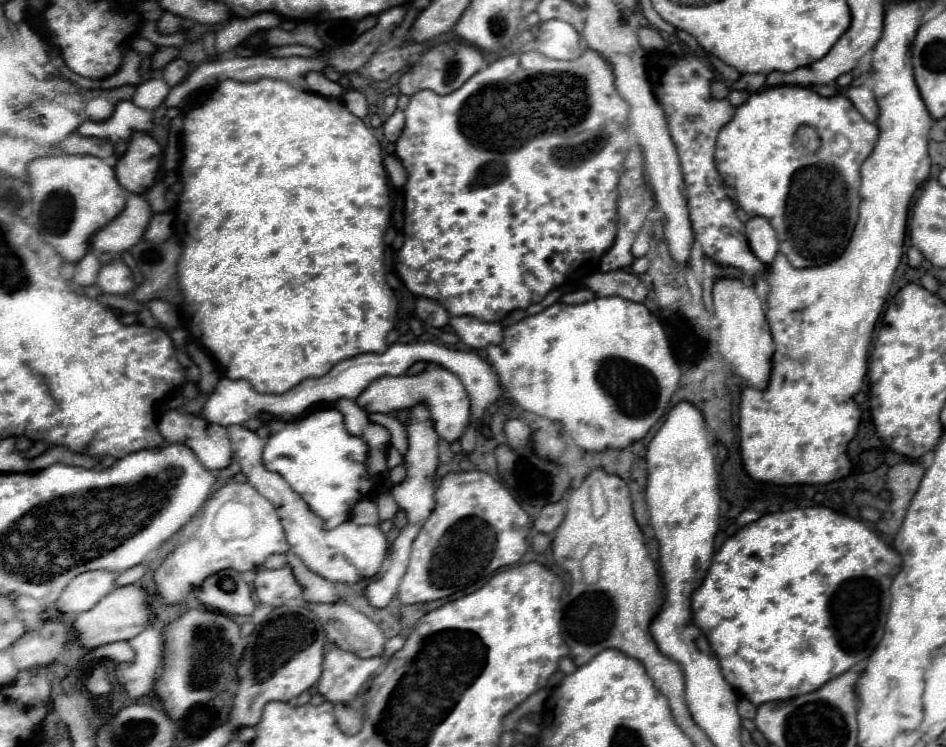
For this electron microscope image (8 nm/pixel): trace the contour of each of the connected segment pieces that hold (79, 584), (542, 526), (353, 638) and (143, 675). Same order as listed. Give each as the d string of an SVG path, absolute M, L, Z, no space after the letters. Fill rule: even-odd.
M86 571L76 575L56 601L60 613L76 615L92 609L104 595L116 587L118 573L112 571Z
M552 503L552 507L544 507L540 517L534 521L536 533L552 533L564 519L564 505Z
M348 601L334 603L332 607L308 607L322 621L328 639L340 649L352 651L358 657L384 657L386 635L384 631L368 619L364 613L356 611Z
M148 627L136 639L130 639L130 645L136 651L136 659L134 663L118 665L116 675L130 697L142 697L150 693L154 685L154 673L162 651L162 637L156 629Z

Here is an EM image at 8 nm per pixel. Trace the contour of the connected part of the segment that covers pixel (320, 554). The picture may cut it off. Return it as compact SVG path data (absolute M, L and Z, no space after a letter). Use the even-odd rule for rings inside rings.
M232 425L228 429L228 435L232 441L234 455L242 467L242 473L248 477L248 483L254 485L254 489L276 507L290 551L296 557L300 557L310 571L324 575L324 579L328 581L346 583L346 585L358 583L362 579L370 579L382 571L390 545L386 541L386 535L376 525L356 525L354 521L344 521L338 529L324 531L320 517L308 511L308 505L288 487L288 483L280 475L264 469L262 449L266 441L242 425Z

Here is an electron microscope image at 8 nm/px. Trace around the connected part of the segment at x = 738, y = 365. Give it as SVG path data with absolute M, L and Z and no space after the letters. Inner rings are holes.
M718 277L712 287L712 299L714 299L714 313L720 323L720 335L718 335L718 351L724 359L728 359L734 367L734 371L752 387L764 389L770 375L770 357L774 351L770 327L766 323L764 307L758 295L752 287L744 285L740 279L728 279Z

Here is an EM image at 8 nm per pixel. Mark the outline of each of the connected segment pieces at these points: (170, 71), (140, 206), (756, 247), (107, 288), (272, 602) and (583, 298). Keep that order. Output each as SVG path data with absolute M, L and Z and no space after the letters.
M174 59L174 61L170 61L170 63L162 69L164 81L166 81L170 87L178 85L178 83L188 75L188 71L190 71L190 67L188 67L188 63L186 63L184 59Z
M130 195L124 211L112 223L108 223L108 227L100 229L94 235L92 247L98 251L120 255L130 247L134 247L144 237L150 219L152 219L152 209L146 197Z
M752 217L746 223L746 237L748 237L750 249L754 251L754 255L766 267L770 267L776 253L778 253L778 239L776 239L776 233L774 233L772 225L766 219Z
M116 257L112 263L100 267L96 283L104 293L112 293L112 295L126 295L134 289L132 273L120 257Z
M258 569L254 587L260 605L268 605L268 607L286 605L290 599L300 595L300 587L296 587L296 579L292 579L292 573L284 569L276 569L276 571Z
M576 289L576 291L570 291L570 293L564 293L560 297L562 303L586 303L586 301L592 301L596 295L592 295L592 291L588 289Z

